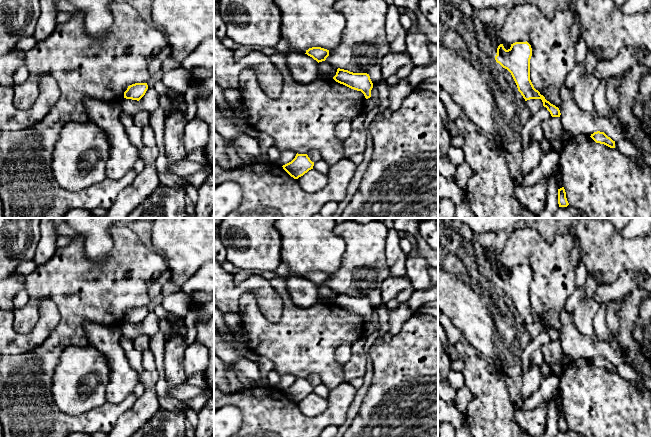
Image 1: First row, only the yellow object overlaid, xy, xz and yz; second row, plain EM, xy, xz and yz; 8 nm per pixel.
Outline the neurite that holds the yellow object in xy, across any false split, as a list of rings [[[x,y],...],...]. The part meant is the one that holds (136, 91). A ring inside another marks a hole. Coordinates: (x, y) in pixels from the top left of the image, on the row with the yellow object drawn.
[[[147,83],[132,84],[124,92],[124,98],[139,101],[145,95],[147,89]]]

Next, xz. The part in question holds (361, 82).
[[[338,68],[333,79],[351,89],[361,91],[366,99],[371,97],[373,83],[367,73],[353,73],[348,70]]]

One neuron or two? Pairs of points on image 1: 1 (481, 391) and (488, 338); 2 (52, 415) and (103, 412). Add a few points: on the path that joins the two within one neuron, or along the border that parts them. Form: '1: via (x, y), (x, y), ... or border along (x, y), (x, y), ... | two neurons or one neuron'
1: border along (477, 353), (489, 361) | two neurons
2: via (65, 422), (90, 422) | one neuron

